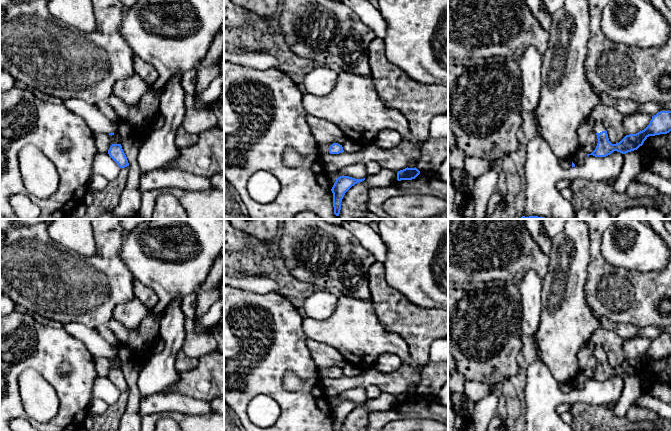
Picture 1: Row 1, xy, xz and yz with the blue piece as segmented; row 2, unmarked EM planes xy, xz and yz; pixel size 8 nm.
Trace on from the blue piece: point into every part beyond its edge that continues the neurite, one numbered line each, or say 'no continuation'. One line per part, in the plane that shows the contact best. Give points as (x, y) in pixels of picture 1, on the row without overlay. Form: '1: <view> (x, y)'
1: xz (322, 373)

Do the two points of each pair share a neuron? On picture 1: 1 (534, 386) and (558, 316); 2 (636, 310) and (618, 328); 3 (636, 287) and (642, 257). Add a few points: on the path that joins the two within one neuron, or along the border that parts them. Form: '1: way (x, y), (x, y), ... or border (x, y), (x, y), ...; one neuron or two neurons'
1: border (534, 340), (540, 360), (556, 381); two neurons
2: border (600, 318), (639, 328); two neurons
3: border (616, 266), (638, 271), (660, 269); two neurons

